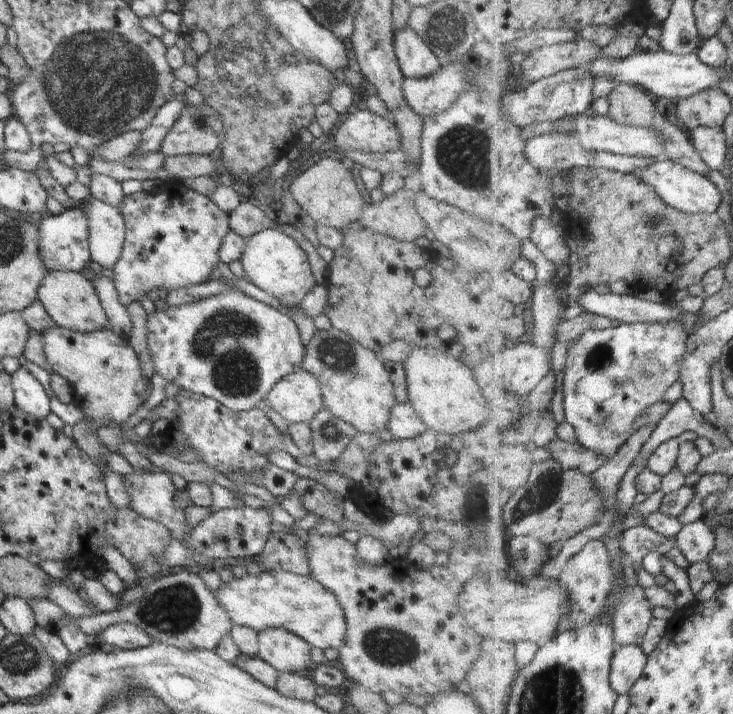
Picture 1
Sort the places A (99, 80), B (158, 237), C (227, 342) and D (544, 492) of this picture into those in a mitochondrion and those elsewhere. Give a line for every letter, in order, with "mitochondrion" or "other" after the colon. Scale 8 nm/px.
A: mitochondrion
B: other
C: mitochondrion
D: mitochondrion

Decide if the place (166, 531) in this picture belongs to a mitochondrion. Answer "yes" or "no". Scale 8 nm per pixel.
no

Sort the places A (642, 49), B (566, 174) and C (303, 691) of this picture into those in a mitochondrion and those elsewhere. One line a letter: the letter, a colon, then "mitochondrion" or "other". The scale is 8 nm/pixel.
A: other
B: other
C: other

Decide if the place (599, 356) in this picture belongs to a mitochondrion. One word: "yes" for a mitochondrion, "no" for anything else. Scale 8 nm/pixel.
yes

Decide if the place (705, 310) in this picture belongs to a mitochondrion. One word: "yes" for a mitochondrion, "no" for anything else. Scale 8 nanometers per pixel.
no

